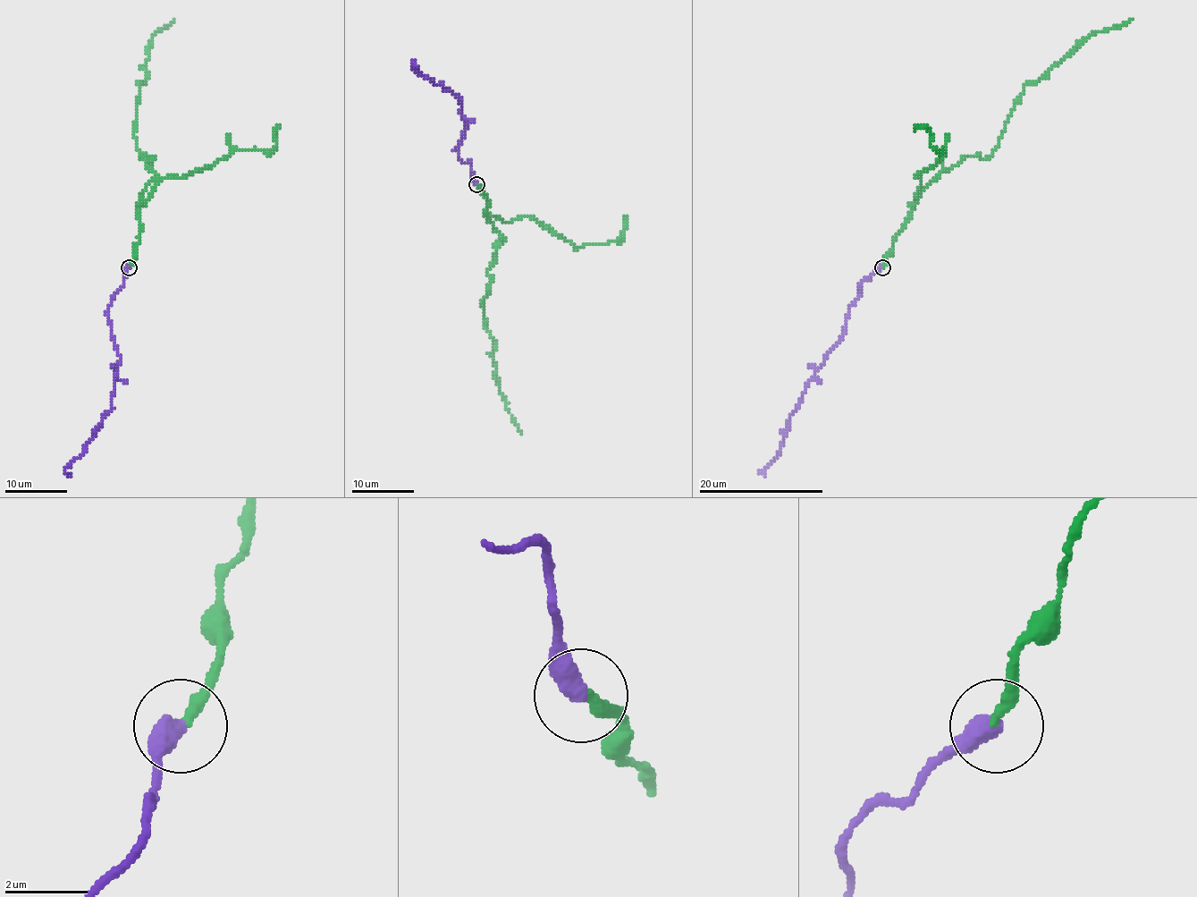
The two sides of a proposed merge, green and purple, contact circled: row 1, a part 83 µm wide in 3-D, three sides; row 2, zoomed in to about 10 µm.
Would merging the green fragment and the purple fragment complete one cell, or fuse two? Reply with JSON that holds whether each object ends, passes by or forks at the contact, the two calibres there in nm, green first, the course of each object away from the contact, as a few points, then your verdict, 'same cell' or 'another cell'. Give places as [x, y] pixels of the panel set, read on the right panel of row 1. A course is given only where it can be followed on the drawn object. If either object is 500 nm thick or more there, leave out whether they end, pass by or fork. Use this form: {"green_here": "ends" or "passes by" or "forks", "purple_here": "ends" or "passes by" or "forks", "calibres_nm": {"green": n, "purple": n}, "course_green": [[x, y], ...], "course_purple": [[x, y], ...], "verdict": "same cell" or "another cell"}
{"green_here": "ends", "purple_here": "ends", "calibres_nm": {"green": 280, "purple": 480}, "course_green": [[882, 267], [912, 203], [965, 156], [987, 158], [1025, 85], [1041, 79], [1086, 38], [1133, 18]], "course_purple": [[882, 267], [861, 284], [848, 309], [845, 333], [809, 381], [789, 418], [781, 451], [764, 469], [765, 476]], "verdict": "another cell"}

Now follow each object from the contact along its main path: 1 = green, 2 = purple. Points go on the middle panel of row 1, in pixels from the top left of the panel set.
1: (476, 184), (485, 195), (487, 220), (501, 238), (489, 266), (483, 315), (498, 388), (521, 435)
2: (476, 184), (470, 162), (464, 162), (455, 149), (467, 128), (459, 98), (431, 82), (413, 65), (417, 67)

